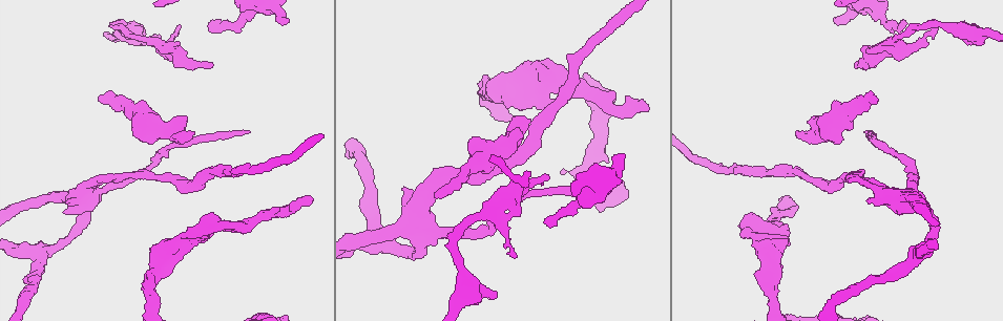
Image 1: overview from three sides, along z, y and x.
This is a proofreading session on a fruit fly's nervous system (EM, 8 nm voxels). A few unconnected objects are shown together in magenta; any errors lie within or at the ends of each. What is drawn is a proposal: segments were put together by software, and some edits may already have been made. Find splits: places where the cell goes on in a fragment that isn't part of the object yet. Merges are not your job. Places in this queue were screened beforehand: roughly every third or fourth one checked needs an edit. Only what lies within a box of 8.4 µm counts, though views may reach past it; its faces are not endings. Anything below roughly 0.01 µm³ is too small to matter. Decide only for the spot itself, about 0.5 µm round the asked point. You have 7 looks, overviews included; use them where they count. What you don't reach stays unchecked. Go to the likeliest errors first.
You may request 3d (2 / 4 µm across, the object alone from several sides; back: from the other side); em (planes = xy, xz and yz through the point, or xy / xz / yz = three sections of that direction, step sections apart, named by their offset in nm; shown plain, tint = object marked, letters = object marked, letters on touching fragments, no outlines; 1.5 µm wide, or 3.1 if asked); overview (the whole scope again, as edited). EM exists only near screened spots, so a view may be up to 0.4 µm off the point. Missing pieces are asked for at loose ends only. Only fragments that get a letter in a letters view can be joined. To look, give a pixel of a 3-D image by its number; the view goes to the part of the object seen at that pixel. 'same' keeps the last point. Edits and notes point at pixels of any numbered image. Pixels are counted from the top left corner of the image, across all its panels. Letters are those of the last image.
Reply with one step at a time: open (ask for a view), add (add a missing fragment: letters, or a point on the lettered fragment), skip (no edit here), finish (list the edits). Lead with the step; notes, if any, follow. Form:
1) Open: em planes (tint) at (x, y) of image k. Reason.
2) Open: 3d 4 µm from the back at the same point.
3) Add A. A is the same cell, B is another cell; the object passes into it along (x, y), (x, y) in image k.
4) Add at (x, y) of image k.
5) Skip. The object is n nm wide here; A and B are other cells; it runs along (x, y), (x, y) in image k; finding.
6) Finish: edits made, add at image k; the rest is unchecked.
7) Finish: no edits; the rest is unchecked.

Open: em xz step 8 (letters) at (249, 130) of image 1. Branch stops here.

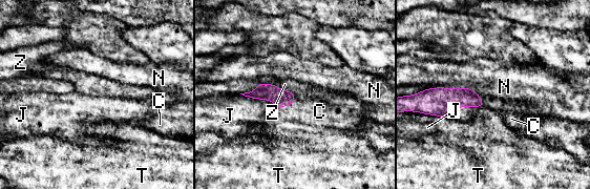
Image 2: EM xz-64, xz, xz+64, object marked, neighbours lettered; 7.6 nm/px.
Open: em planes (letters) at the same point. Another direction.

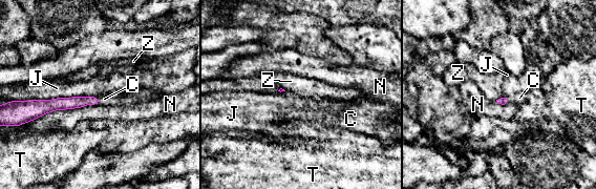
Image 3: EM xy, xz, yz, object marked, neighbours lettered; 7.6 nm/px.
Add at (104, 99) of image 3. C is the same cell, J, N, T and Z are other cells; it goes on there.

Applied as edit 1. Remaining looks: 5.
Open: overview.

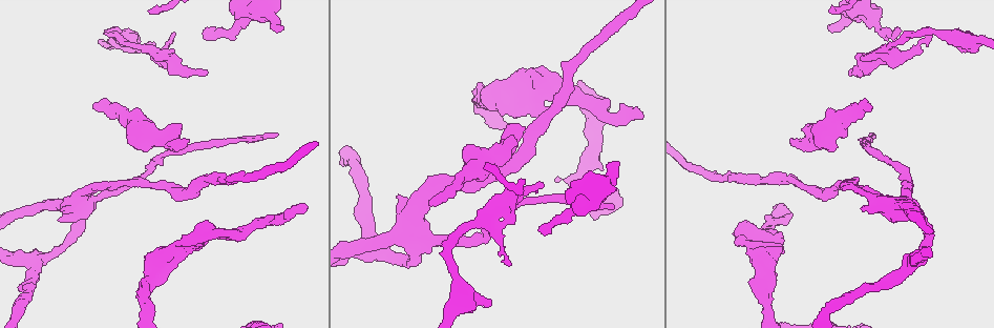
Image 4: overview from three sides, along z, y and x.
Open: em planes (letters) at (523, 128) of image 4. Stops while still wide.

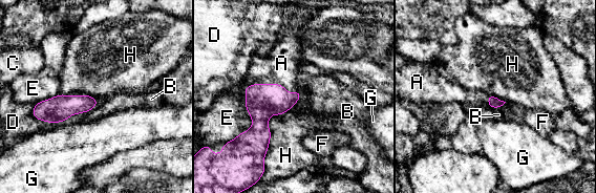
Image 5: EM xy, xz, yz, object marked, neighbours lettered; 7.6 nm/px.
Add at (281, 63) of image 5. A is the same cell, B, C, D, E, F, G and H are other cells; it goes on there.

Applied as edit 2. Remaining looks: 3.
Open: overview.

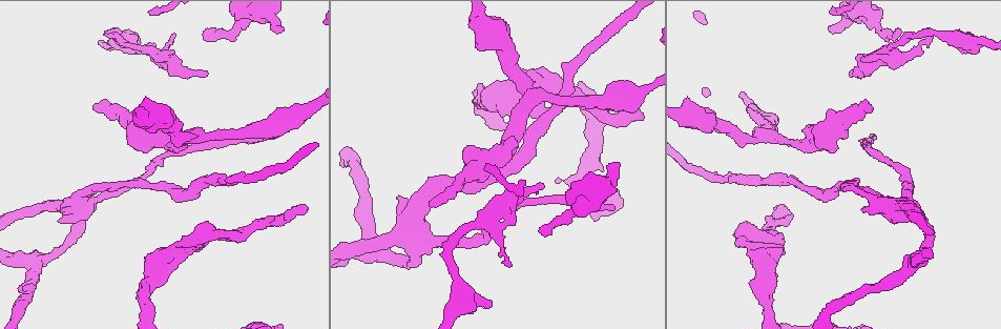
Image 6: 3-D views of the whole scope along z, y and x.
Open: em xz step 8 (letters) at (830, 31) of image 6. Free end.

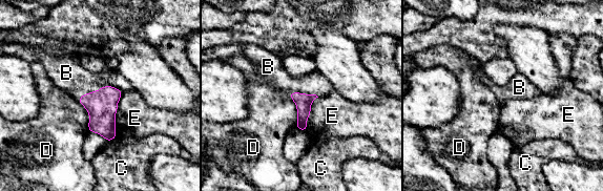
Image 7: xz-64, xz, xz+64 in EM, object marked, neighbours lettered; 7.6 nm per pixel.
Open: em planes (letters) at the same point. Cut it another way.

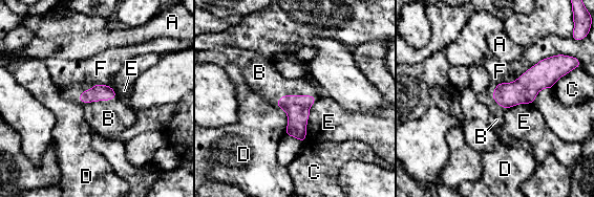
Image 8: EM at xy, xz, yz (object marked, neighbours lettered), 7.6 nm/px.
Add at (108, 118) of image 8. The longest contact is with F, 500 nm; B is the same cell, A, C, D, E and F are other cells; the object passes into it along (99, 92), (102, 100), (108, 118) in image 8; the cell continues.

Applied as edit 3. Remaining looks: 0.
Finish: edits made, add at image 3, add at image 5, add at image 8; the rest is unchecked.

